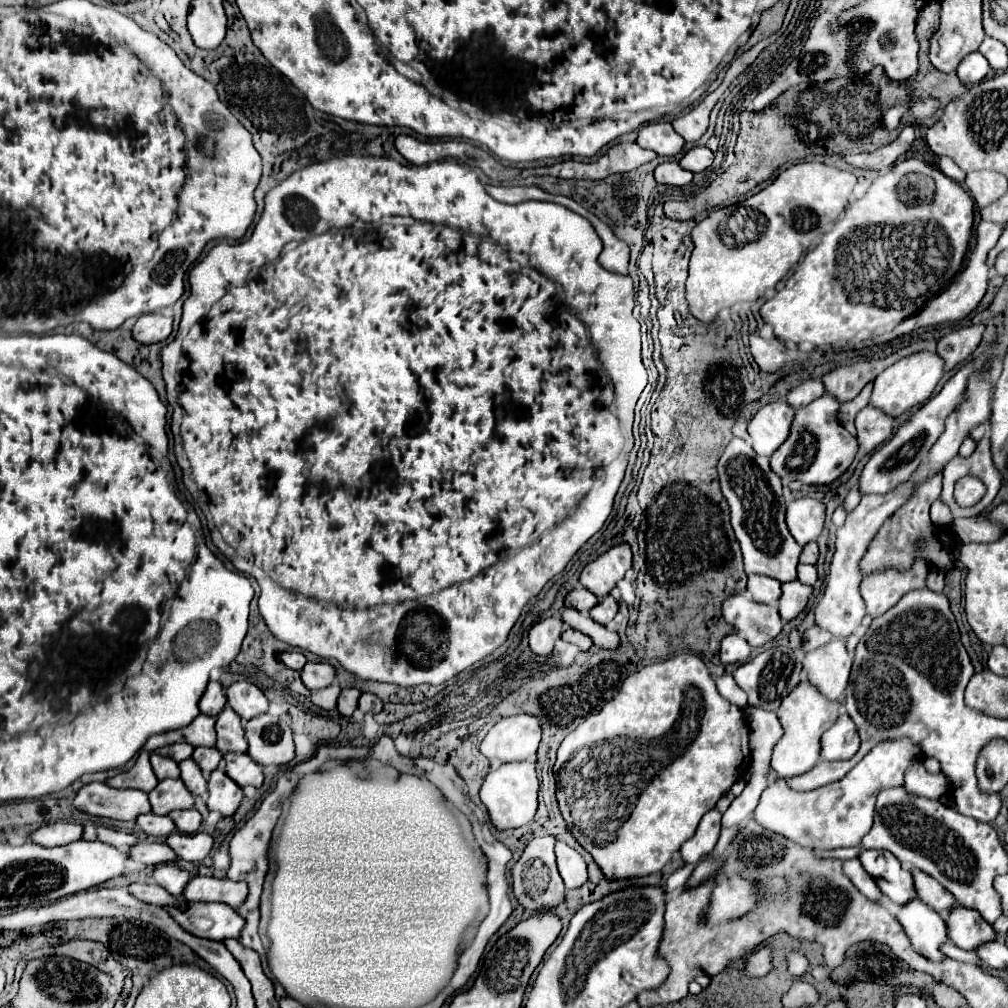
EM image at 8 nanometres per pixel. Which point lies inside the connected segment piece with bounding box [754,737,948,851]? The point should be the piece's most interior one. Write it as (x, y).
(838, 815)

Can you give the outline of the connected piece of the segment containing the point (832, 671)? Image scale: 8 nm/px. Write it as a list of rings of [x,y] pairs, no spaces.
[[[832,639],[828,645],[806,655],[802,675],[828,699],[838,701],[848,685],[852,659],[846,653],[844,641]]]

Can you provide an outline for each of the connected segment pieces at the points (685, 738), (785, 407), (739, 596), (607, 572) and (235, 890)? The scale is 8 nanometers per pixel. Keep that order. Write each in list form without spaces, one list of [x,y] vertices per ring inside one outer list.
[[[680,653],[666,661],[648,665],[622,683],[620,691],[614,695],[612,701],[608,701],[602,711],[587,715],[584,723],[574,729],[560,745],[558,759],[554,765],[554,777],[556,777],[556,797],[560,803],[560,811],[568,823],[568,829],[576,837],[576,841],[594,857],[594,861],[600,865],[604,875],[608,879],[626,879],[626,877],[644,877],[650,873],[658,873],[680,849],[684,841],[688,841],[700,823],[700,819],[716,805],[716,801],[740,779],[740,775],[748,769],[750,763],[750,751],[748,751],[748,723],[744,717],[744,711],[740,711],[736,705],[730,705],[724,697],[716,693],[716,685],[704,665],[704,661],[694,653]]]
[[[786,401],[764,405],[748,423],[748,433],[754,439],[758,455],[772,455],[788,437],[794,409]]]
[[[744,591],[732,593],[724,599],[722,617],[752,647],[762,647],[764,643],[772,641],[782,629],[778,607],[768,603],[758,603]]]
[[[622,543],[600,555],[590,565],[586,565],[584,571],[580,573],[580,583],[586,589],[590,589],[598,599],[602,599],[616,587],[616,583],[624,577],[624,573],[630,567],[632,567],[630,545]]]
[[[194,877],[190,885],[186,885],[184,899],[190,903],[226,903],[232,909],[238,909],[248,895],[246,883],[230,881],[230,879],[214,879],[214,877]]]

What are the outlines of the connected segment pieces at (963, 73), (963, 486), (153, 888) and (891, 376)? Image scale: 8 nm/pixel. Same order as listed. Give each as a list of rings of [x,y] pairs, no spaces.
[[[976,51],[962,59],[962,63],[956,69],[956,75],[964,85],[972,85],[972,83],[982,81],[988,75],[988,71],[990,71],[990,65],[986,57],[980,51]]]
[[[962,477],[956,483],[956,501],[958,501],[958,505],[970,507],[980,501],[986,492],[986,487],[982,483],[974,477]]]
[[[132,883],[130,885],[130,893],[134,893],[134,897],[138,897],[144,903],[150,905],[158,905],[158,907],[176,907],[186,911],[186,903],[174,895],[170,895],[166,889],[162,889],[160,885],[150,885],[150,883]]]
[[[930,351],[912,353],[910,357],[904,357],[904,359],[896,361],[894,365],[890,365],[886,371],[882,371],[874,379],[874,391],[872,391],[870,405],[880,407],[882,411],[890,413],[896,419],[904,411],[908,411],[916,405],[922,405],[934,393],[942,375],[944,375],[944,361],[936,351],[934,353],[930,353]]]

